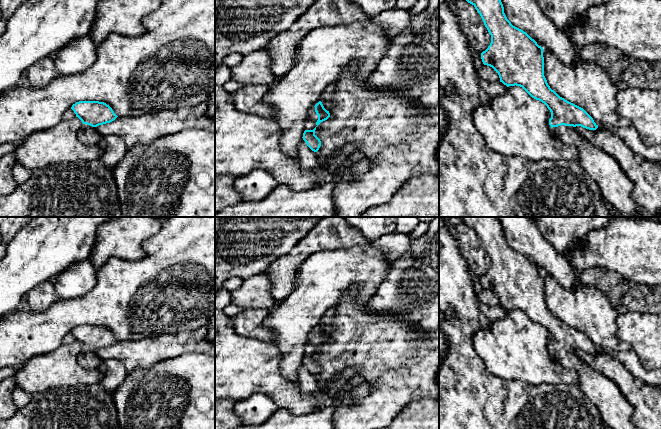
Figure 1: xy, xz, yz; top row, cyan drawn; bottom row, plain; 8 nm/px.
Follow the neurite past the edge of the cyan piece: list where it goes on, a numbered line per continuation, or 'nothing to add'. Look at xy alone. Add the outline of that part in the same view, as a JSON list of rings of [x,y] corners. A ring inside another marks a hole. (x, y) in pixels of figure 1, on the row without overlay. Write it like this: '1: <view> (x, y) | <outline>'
1: xy (87, 358) | [[[82,348],[77,357],[78,364],[86,369],[98,369],[101,365],[100,359],[95,351]]]

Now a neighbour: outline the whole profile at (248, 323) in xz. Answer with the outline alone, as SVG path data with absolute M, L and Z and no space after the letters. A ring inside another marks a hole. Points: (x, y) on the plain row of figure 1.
M275 303L268 309L247 310L233 316L231 325L234 331L241 337L271 341L274 333L265 329L262 324L280 303Z

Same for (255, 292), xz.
M266 272L243 280L242 285L231 292L231 304L243 311L271 308L275 302L271 296L271 282Z

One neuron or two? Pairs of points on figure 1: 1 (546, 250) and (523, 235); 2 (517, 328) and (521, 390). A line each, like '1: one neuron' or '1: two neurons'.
1: one neuron
2: two neurons

